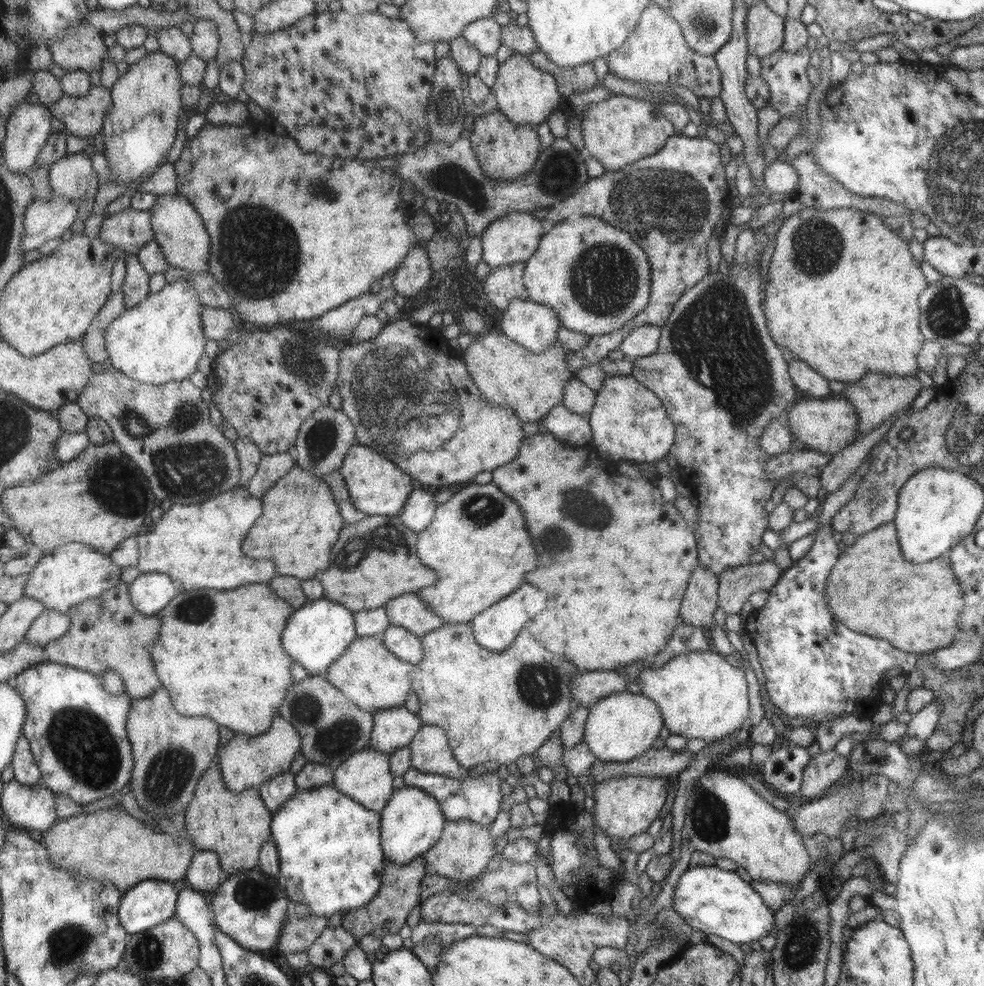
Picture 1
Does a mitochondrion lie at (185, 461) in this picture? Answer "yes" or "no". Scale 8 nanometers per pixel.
yes

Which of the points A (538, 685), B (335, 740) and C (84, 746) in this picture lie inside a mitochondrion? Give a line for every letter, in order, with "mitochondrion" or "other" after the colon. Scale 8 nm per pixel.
A: mitochondrion
B: mitochondrion
C: mitochondrion

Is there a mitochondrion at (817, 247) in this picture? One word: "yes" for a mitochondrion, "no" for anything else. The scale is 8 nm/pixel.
yes

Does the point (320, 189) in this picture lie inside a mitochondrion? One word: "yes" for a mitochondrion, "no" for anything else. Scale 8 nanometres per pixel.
yes

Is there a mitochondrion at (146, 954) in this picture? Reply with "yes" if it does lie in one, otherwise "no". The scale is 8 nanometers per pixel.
yes

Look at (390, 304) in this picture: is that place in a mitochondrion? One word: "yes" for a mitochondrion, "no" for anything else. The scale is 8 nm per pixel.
no

